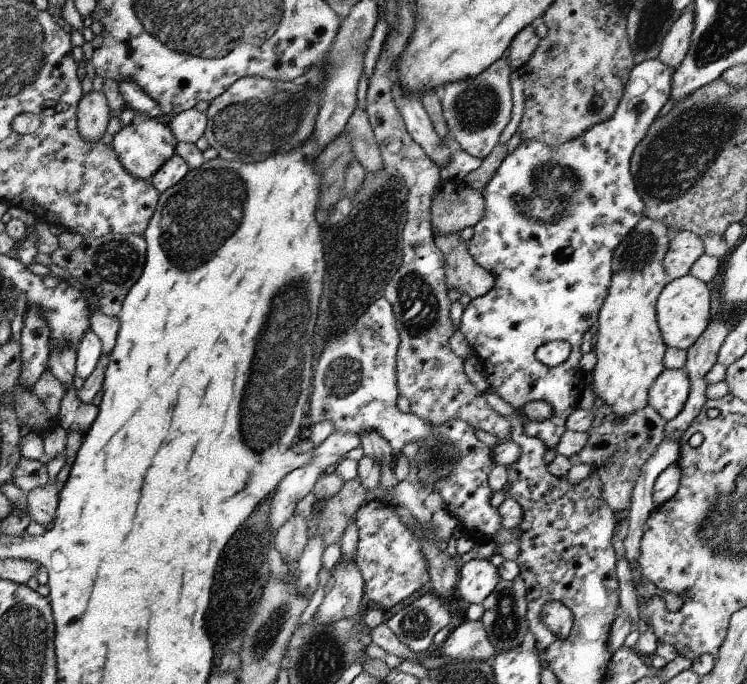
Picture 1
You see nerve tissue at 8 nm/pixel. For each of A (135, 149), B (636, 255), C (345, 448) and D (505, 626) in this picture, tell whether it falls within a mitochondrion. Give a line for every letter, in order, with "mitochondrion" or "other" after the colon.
A: other
B: mitochondrion
C: other
D: mitochondrion

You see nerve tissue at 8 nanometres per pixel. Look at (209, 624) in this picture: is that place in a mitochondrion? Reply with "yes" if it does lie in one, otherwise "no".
yes

